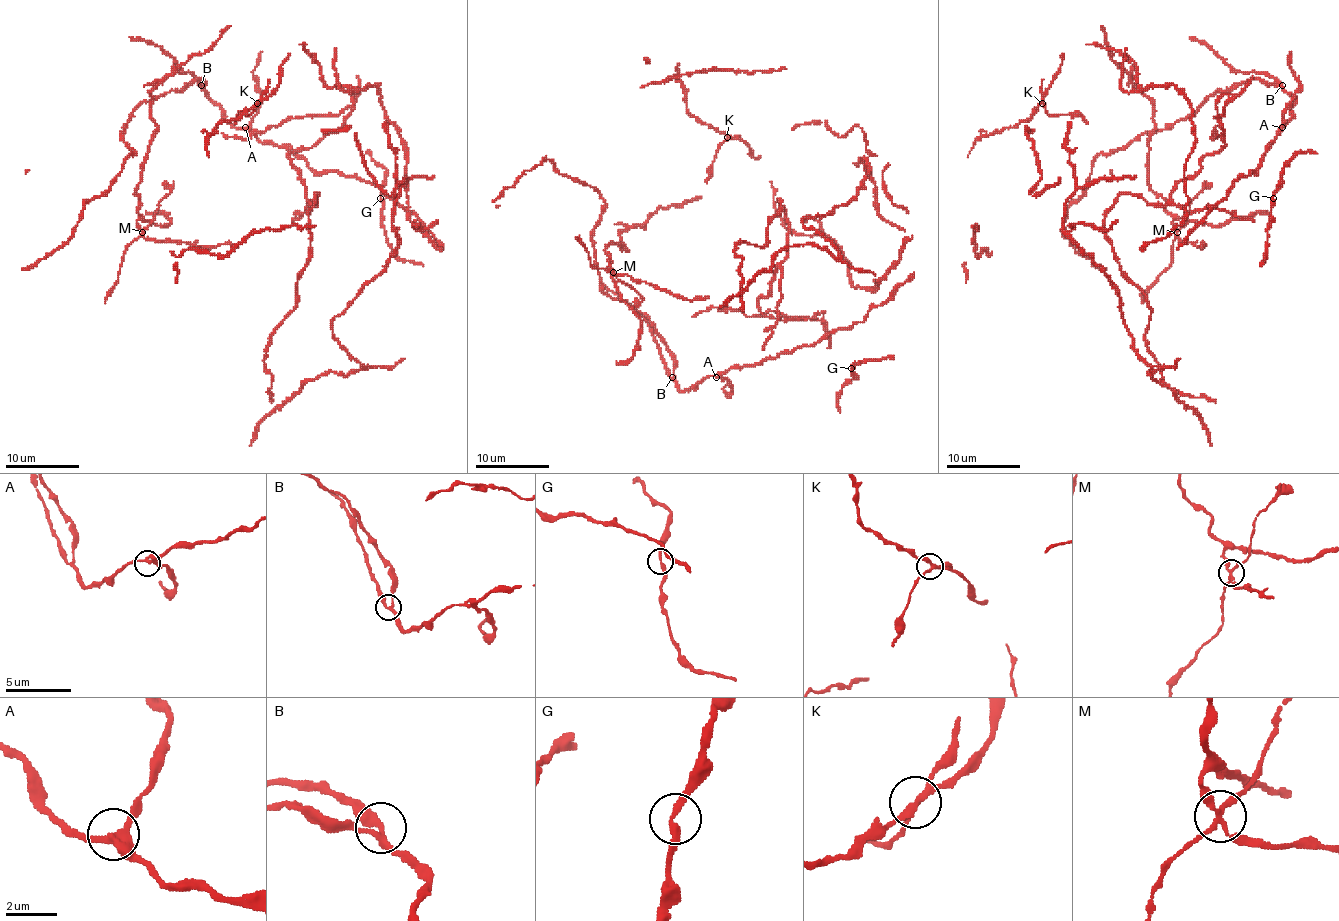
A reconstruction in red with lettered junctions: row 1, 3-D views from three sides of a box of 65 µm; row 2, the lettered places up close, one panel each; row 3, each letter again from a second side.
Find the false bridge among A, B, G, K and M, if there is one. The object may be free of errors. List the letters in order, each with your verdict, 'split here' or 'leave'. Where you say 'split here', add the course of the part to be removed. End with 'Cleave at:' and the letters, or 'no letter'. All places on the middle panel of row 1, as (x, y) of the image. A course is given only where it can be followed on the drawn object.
A: leave
B: leave
G: leave
K: leave
M: split here | (612, 272), (594, 268), (588, 252), (575, 237)
Cleave at: M

